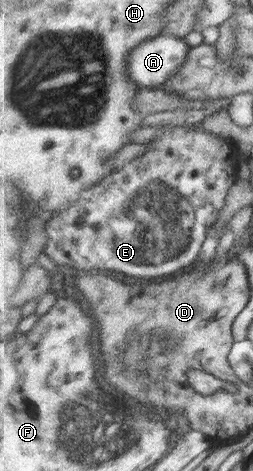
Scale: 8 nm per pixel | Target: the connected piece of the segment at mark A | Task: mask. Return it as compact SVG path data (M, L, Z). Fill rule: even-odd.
M159 35L141 42L127 56L127 75L130 81L143 88L159 87L187 63L191 47L183 37Z

